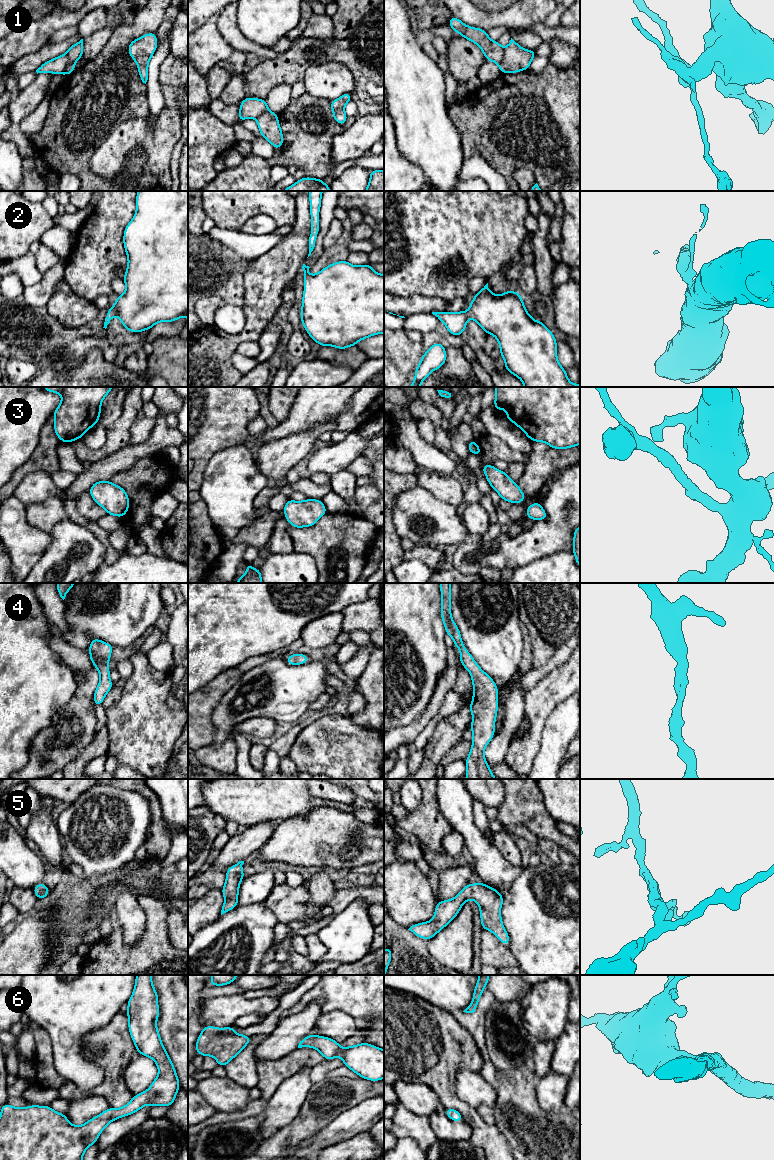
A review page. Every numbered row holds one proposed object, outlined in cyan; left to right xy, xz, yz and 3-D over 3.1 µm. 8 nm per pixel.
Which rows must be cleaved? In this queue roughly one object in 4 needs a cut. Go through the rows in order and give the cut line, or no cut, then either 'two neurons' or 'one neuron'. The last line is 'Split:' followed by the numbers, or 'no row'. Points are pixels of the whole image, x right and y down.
1: cut xy (74, 61), (67, 65), (63, 73); two neurons
2: cut none; one neuron
3: cut none; one neuron
4: cut none; one neuron
5: cut none; one neuron
6: cut none; one neuron
Split: 1

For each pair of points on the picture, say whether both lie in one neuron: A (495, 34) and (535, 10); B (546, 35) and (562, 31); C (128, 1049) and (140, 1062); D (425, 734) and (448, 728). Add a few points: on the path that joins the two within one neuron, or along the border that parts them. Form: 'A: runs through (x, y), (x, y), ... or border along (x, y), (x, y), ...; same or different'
A: border along (508, 28), (492, 27), (487, 31); different
B: runs through (550, 33), (558, 32); same
C: border along (137, 1052), (124, 1070), (123, 1077); different
D: border along (449, 715), (439, 721), (423, 749); different

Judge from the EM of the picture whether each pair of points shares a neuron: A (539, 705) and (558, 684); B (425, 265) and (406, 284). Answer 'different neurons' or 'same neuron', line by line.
A: same neuron
B: same neuron

